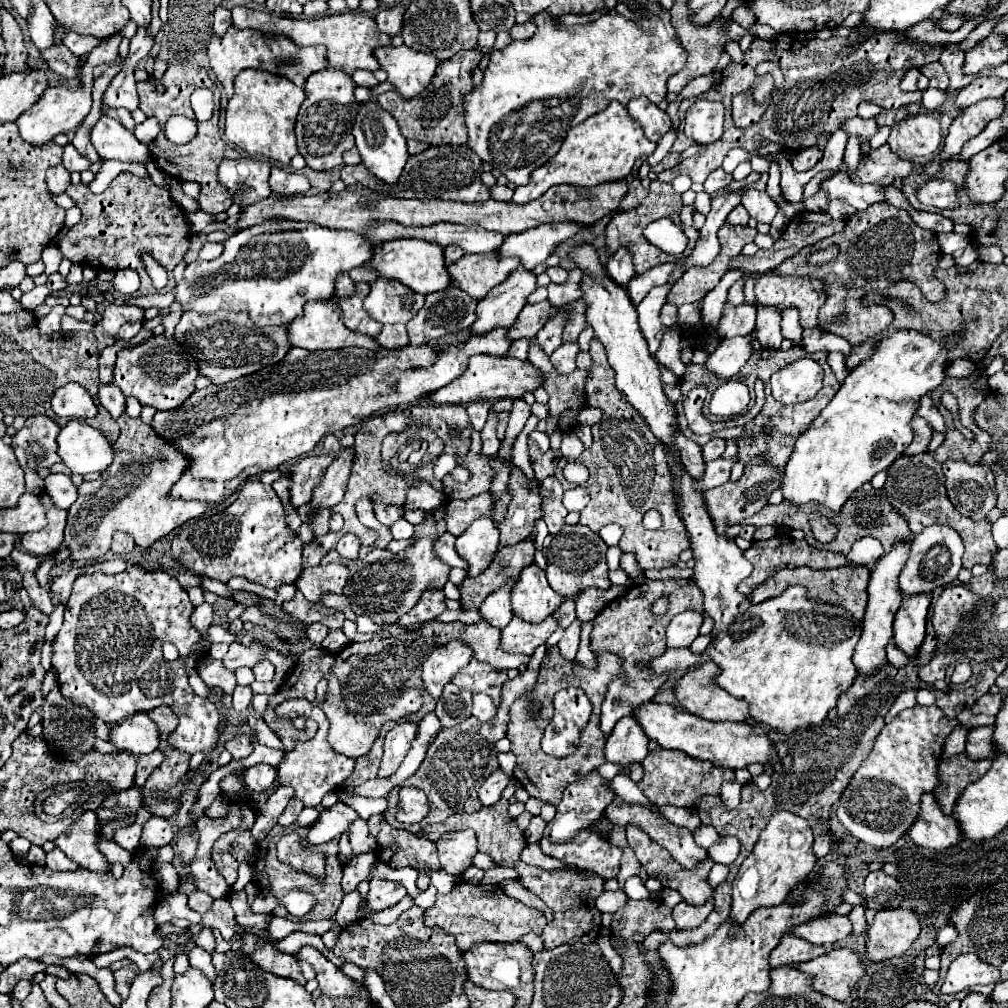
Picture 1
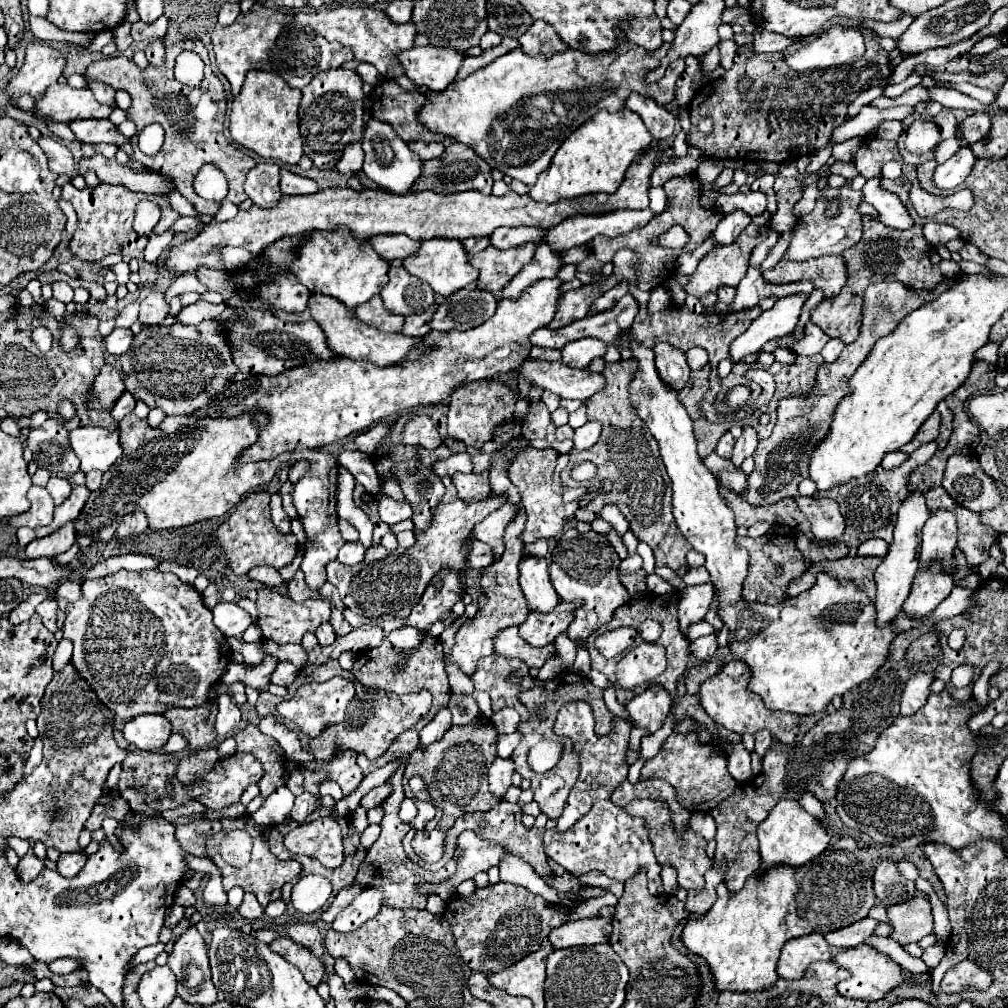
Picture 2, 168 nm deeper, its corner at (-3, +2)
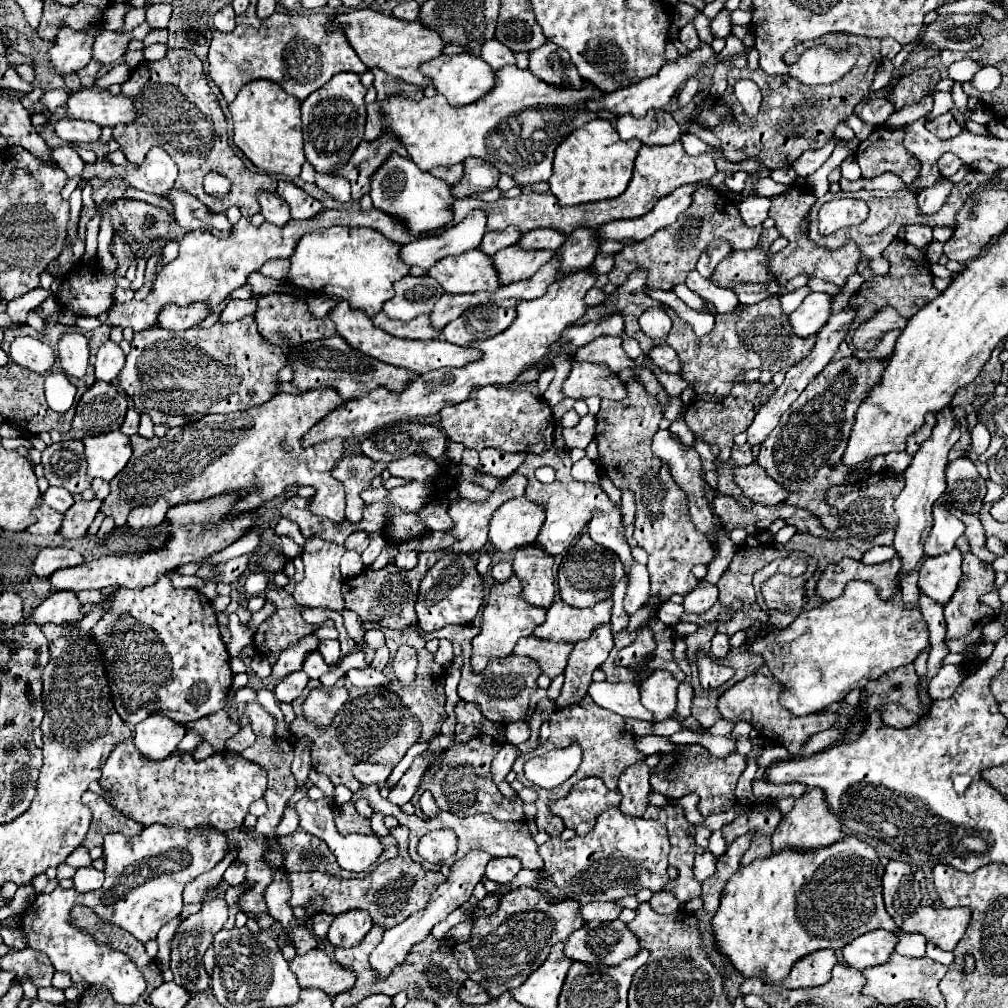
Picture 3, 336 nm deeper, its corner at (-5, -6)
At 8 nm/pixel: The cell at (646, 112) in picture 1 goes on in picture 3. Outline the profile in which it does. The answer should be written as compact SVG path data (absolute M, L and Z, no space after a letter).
M665 109L649 111L643 119L621 115L615 123L621 139L641 139L645 145L671 145L681 137L681 127Z

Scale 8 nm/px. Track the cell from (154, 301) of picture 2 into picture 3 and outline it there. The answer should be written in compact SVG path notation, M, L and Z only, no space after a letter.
M169 303L159 311L159 327L171 329L171 331L185 331L189 327L195 327L201 319L209 315L209 307L203 303L195 303L191 307L179 307Z

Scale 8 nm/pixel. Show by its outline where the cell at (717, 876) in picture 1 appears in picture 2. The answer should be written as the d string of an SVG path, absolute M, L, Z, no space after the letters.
M841 837L831 843L817 859L805 863L803 867L771 867L769 871L755 871L749 875L745 887L737 893L729 893L725 883L717 885L715 905L701 917L691 919L683 929L683 943L693 953L701 955L715 977L719 991L761 991L773 985L777 977L777 961L783 945L789 939L811 935L811 933L831 933L843 929L851 923L865 919L875 905L873 893L873 865L871 855L859 849L853 837Z

